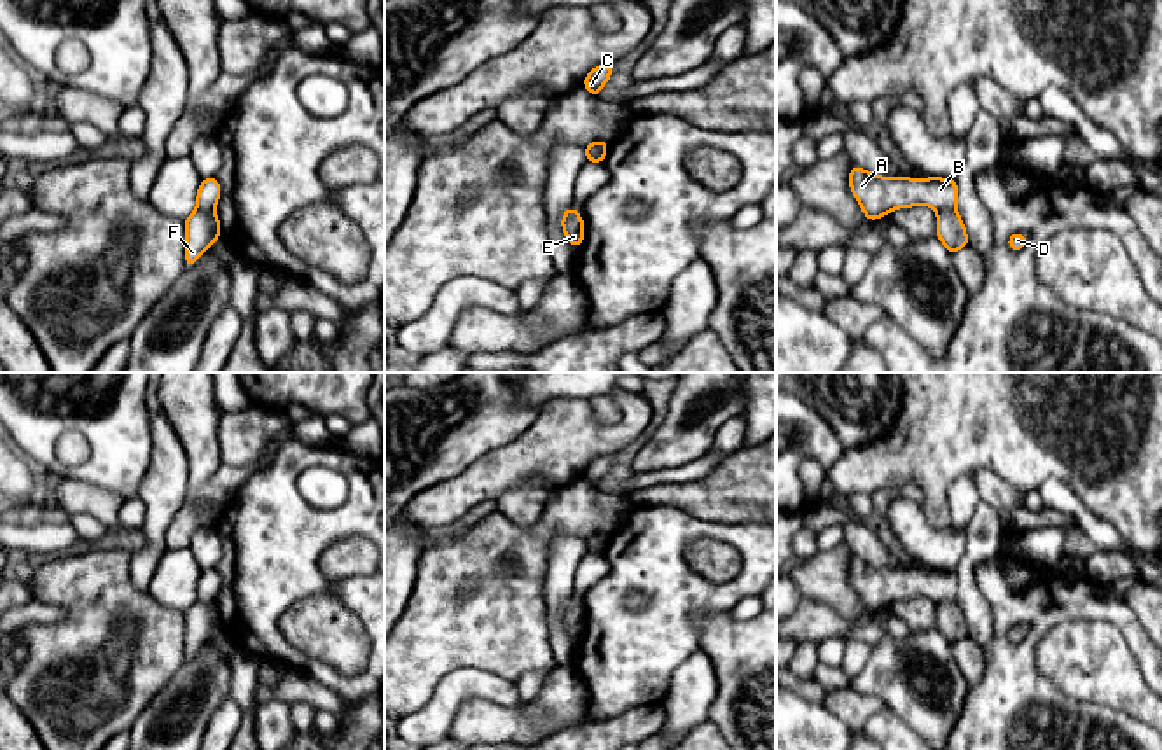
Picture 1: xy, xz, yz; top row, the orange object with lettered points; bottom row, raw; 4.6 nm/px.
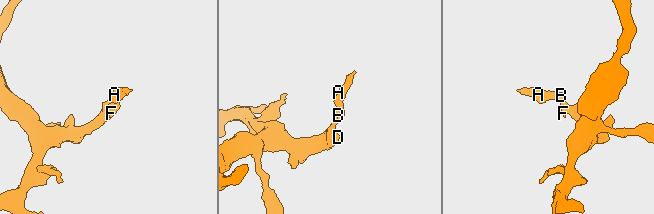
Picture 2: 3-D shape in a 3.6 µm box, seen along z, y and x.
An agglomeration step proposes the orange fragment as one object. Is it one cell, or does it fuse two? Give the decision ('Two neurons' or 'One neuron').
Two neurons

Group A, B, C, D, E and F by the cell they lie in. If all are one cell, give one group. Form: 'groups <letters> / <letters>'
groups A B C / D E F

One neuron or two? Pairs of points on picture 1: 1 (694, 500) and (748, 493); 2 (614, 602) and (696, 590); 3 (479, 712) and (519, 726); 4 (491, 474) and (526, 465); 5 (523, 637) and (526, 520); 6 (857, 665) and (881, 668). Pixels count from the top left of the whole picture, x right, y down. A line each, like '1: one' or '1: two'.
1: one
2: one
3: one
4: one
5: two
6: two

